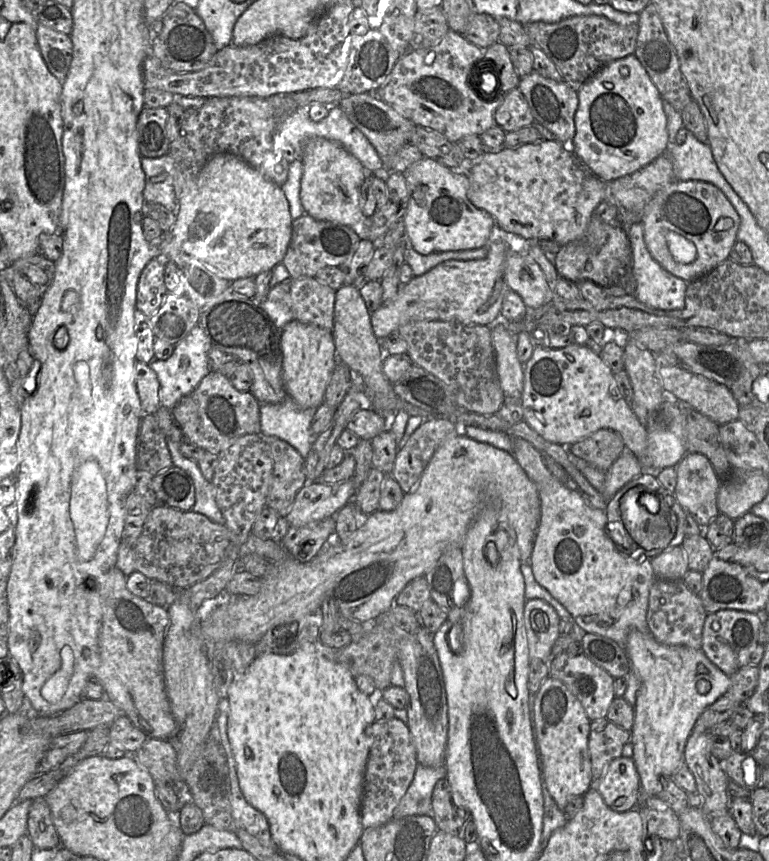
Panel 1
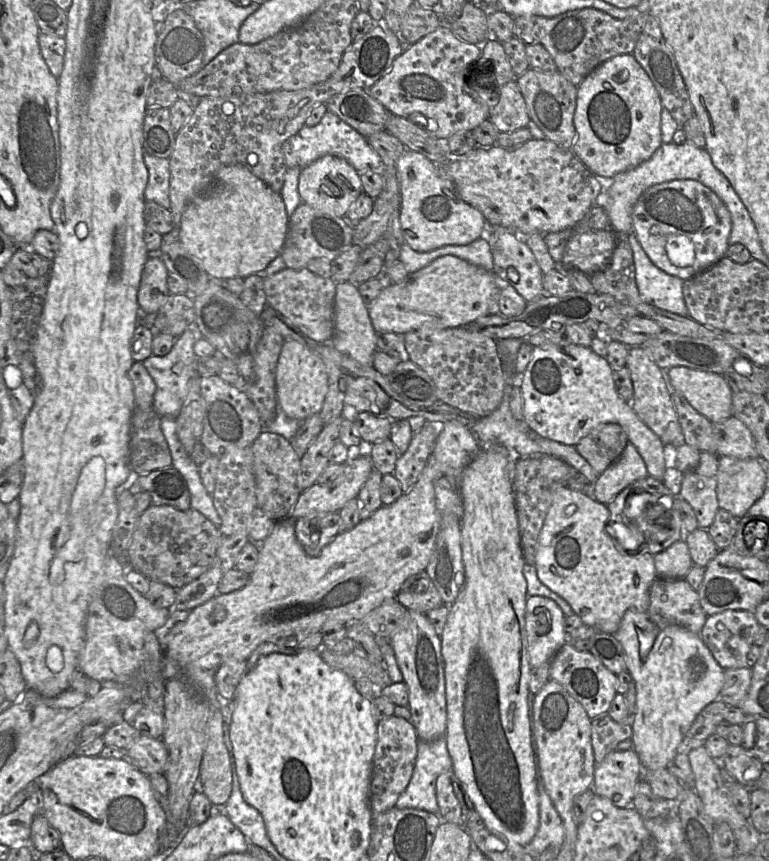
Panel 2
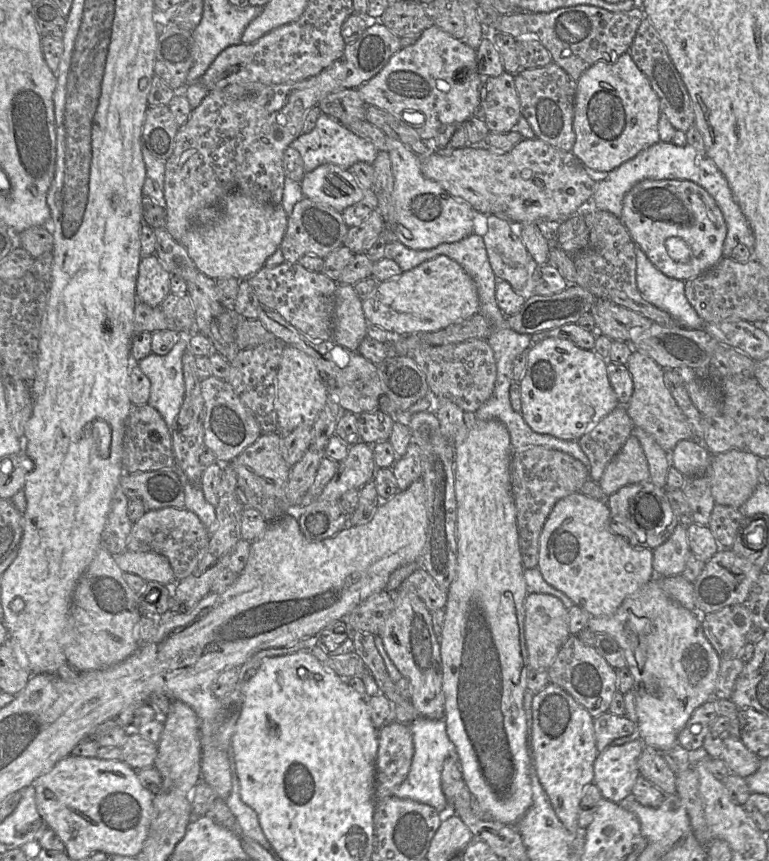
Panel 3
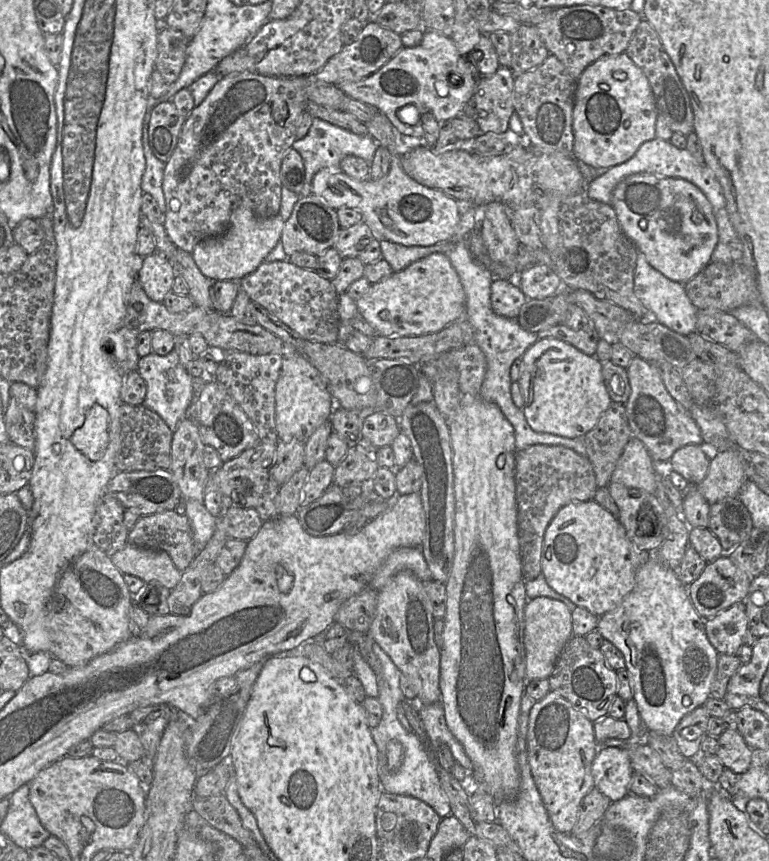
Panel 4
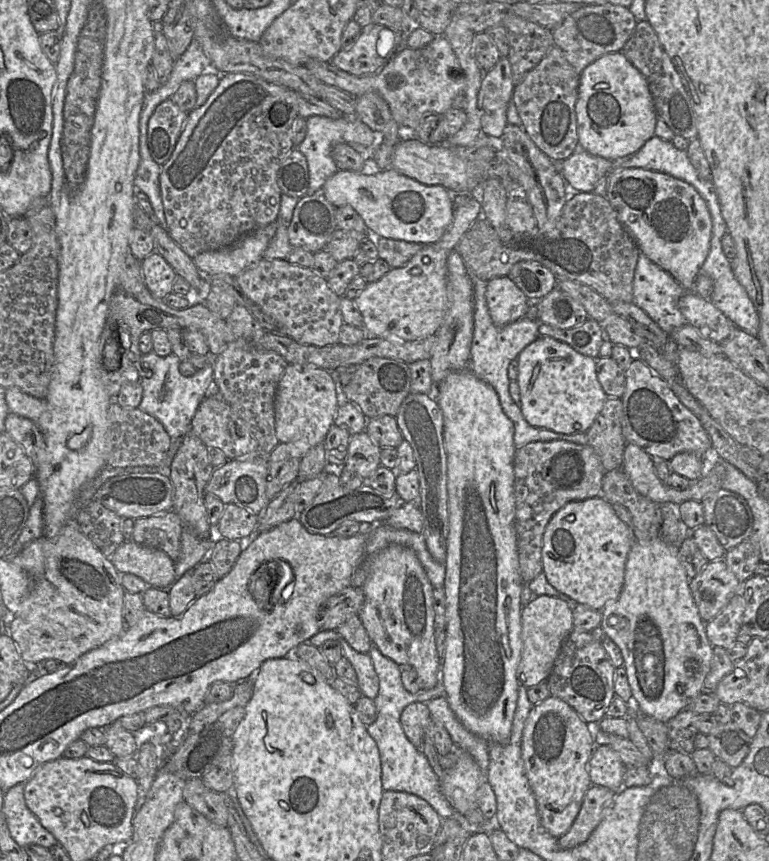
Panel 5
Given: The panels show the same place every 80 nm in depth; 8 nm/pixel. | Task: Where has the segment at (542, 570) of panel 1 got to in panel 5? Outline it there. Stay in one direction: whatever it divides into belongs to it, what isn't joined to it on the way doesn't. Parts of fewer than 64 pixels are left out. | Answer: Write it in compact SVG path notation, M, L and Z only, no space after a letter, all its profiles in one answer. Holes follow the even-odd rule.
M603 497L569 502L552 517L546 527L542 548L543 572L548 582L559 592L578 604L602 611L623 590L626 563L635 541L633 530L617 516L612 504Z

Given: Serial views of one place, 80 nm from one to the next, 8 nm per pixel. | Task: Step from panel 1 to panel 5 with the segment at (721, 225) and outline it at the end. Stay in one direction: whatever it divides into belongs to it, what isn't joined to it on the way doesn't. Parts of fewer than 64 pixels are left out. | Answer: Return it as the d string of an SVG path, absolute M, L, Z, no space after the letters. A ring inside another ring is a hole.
M642 168L613 169L607 174L605 197L617 214L617 218L637 244L640 253L669 273L687 291L701 272L710 249L712 232L711 216L706 202L689 183L666 173Z

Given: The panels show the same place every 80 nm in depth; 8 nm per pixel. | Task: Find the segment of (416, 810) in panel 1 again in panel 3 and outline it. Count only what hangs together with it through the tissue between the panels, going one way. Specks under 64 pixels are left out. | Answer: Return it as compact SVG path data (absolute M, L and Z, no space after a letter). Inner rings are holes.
M418 717L410 723L410 730L414 744L411 767L407 778L395 789L393 794L397 798L410 799L442 812L449 806L441 786L443 763L447 758L452 758L455 763L459 764L455 745L450 741L446 732L445 719L432 720Z

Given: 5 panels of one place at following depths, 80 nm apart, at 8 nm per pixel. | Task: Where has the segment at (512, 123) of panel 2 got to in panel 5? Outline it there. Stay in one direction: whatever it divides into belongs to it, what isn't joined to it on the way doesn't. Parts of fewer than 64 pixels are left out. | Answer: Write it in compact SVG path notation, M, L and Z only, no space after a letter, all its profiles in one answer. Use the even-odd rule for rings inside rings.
M501 57L494 68L484 72L477 98L482 134L501 138L508 124L507 109L514 88L508 57Z

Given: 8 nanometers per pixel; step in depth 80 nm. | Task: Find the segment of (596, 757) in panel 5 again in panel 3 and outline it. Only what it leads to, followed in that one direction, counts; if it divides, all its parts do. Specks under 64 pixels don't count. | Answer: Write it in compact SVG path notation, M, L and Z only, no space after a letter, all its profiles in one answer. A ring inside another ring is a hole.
M635 736L621 746L608 746L594 762L593 783L604 799L620 804L632 798L632 788L640 775L637 761L645 747Z

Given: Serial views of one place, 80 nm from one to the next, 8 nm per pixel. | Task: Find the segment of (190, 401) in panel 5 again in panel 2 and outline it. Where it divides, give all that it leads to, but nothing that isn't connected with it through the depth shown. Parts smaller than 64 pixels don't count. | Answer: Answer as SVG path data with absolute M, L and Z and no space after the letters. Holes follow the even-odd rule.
M193 325L193 327L186 329L180 337L176 338L169 354L163 357L151 355L142 362L156 385L153 409L160 417L176 419L178 416L189 391L189 381L198 374L197 361L199 358L194 353L194 344L201 337L197 327Z

